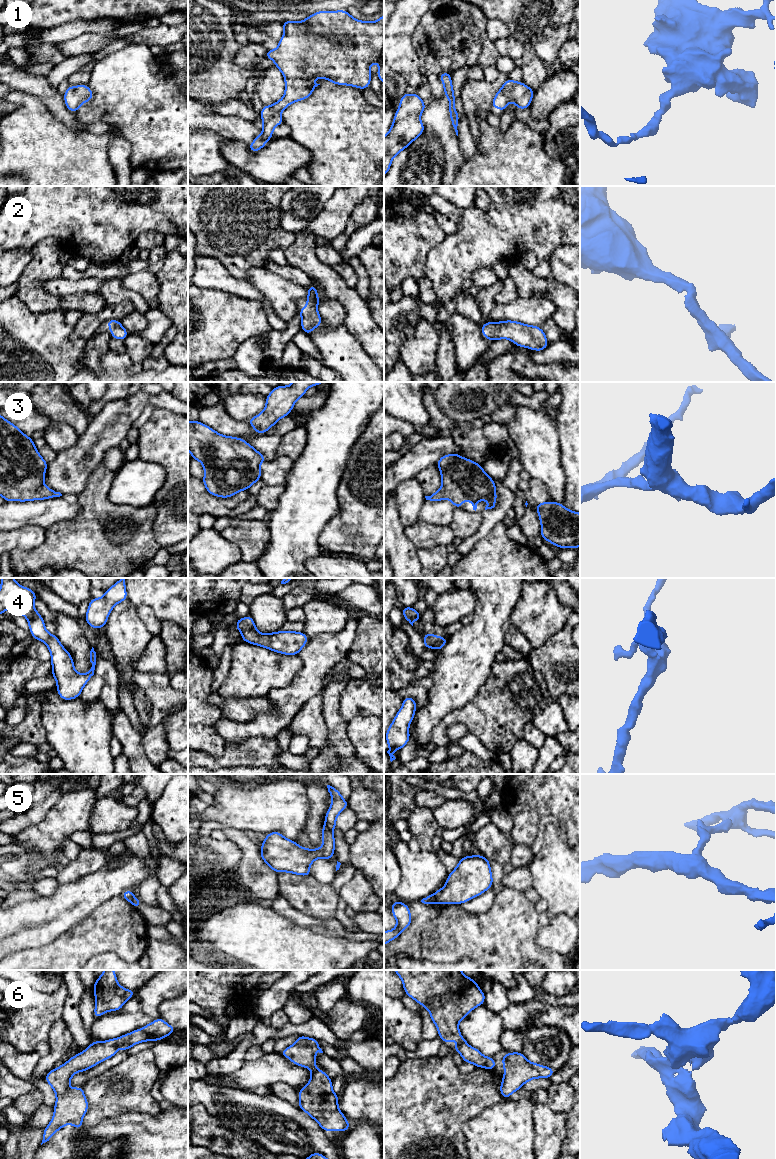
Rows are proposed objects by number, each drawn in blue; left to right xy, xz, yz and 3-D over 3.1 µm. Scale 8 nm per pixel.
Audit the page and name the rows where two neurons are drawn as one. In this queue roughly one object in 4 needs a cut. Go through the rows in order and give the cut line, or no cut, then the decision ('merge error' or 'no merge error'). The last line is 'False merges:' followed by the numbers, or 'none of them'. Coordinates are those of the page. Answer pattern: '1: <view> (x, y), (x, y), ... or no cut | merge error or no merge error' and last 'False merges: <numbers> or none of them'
1: no cut | no merge error
2: no cut | no merge error
3: no cut | no merge error
4: no cut | no merge error
5: yz (434, 894), (439, 903) | merge error
6: no cut | no merge error
False merges: 5

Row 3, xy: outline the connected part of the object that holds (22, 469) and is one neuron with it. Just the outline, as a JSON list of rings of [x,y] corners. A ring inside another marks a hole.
[[[0,415],[0,496],[8,502],[62,496],[44,484],[47,465],[31,437]]]

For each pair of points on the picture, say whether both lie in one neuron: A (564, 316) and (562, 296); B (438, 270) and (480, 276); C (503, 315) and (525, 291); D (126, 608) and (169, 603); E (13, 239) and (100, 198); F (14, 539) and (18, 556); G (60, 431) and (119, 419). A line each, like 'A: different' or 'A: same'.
A: same
B: different
C: different
D: different
E: same
F: different
G: different

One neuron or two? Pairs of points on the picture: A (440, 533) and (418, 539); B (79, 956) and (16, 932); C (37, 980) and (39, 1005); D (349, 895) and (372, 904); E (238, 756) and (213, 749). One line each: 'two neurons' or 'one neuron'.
A: one neuron
B: two neurons
C: two neurons
D: one neuron
E: two neurons

